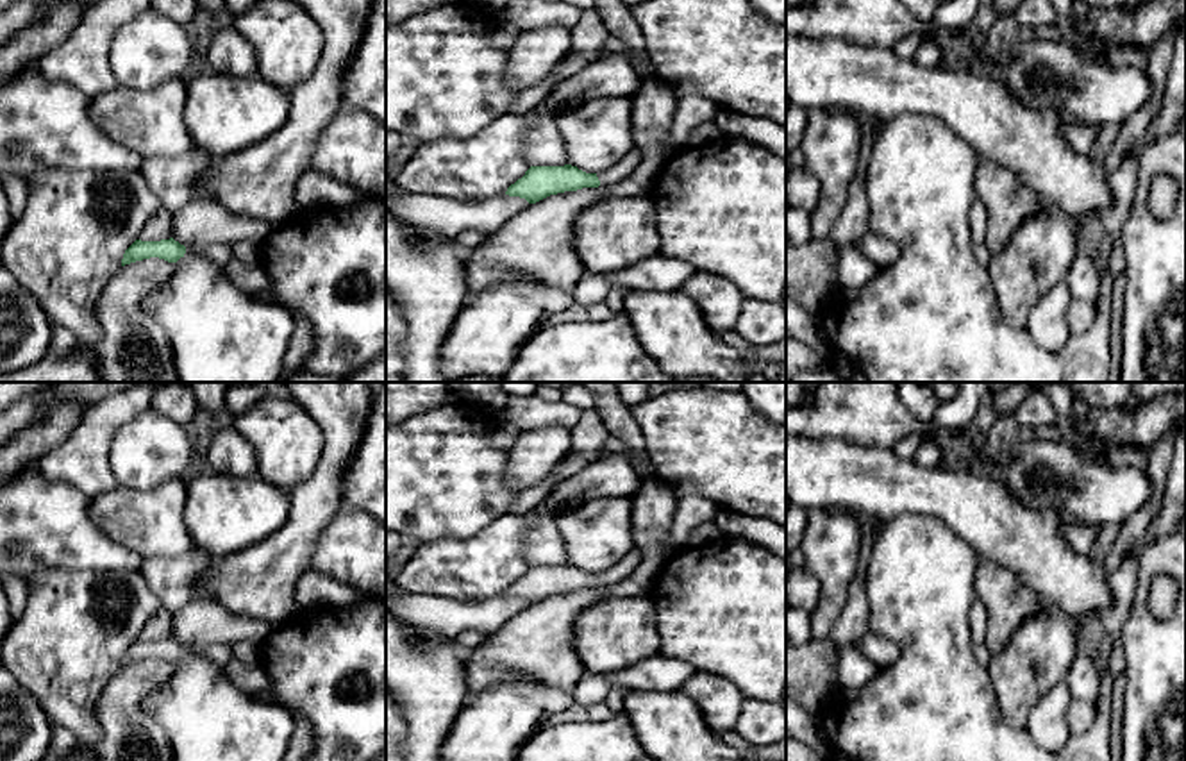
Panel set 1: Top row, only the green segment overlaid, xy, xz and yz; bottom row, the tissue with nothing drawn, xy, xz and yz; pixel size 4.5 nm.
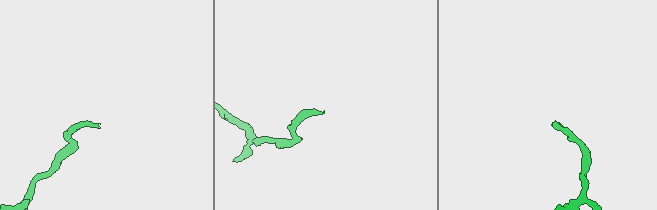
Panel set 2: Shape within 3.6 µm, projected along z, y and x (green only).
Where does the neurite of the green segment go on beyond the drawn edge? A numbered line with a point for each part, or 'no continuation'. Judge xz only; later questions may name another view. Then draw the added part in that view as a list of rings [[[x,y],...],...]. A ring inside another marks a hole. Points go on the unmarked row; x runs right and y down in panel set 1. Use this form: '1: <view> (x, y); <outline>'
1: xz (629, 563); [[[643,539],[611,570],[597,573],[600,586],[618,584],[634,573],[643,554],[641,554]]]

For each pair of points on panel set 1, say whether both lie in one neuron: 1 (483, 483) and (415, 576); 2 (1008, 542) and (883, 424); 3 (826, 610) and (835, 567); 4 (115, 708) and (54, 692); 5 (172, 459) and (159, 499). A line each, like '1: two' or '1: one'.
1: two
2: two
3: one
4: two
5: two

